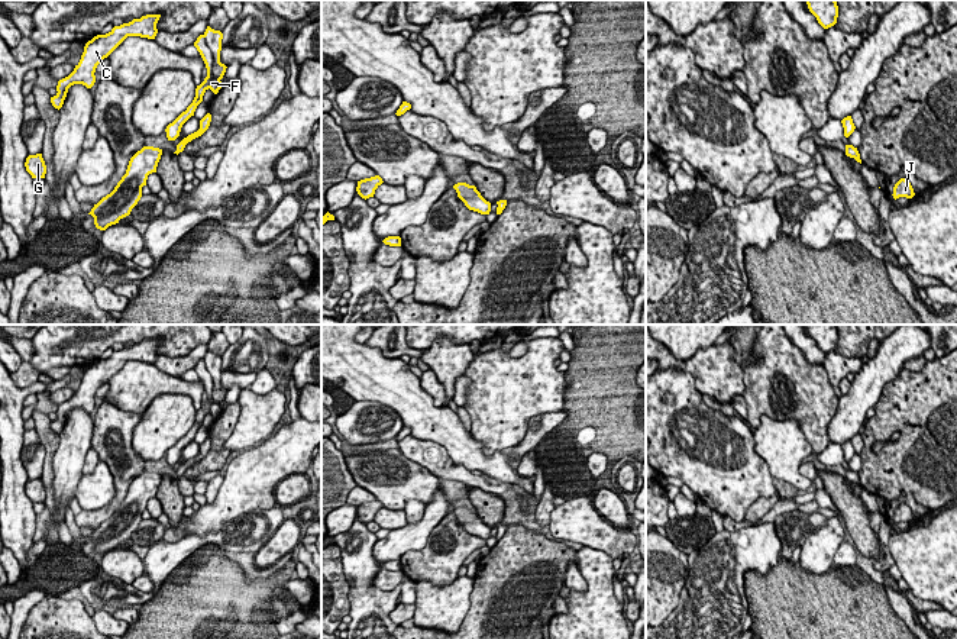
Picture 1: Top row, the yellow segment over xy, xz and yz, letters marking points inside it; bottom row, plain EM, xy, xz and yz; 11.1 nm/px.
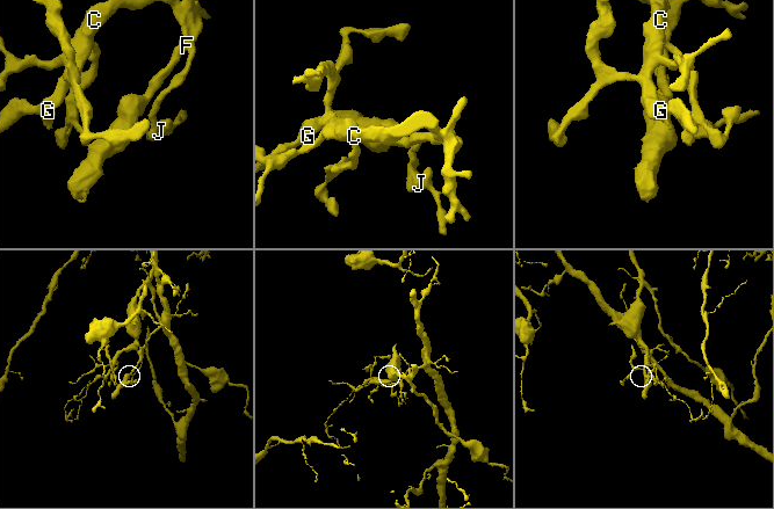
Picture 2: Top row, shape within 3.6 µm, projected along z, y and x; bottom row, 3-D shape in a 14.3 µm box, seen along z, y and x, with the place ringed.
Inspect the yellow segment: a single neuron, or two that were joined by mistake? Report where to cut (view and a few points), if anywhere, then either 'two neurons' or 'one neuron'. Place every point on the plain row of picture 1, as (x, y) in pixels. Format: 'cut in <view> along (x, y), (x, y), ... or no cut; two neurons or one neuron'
cut in xy along (203, 360), (212, 378), (210, 399); two neurons

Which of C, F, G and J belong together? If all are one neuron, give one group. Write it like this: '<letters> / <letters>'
C F G / J

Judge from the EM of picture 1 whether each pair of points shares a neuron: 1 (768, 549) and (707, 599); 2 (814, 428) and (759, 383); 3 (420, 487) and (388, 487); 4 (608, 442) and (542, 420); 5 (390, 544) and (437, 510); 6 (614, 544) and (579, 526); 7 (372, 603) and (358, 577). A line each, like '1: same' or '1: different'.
1: same
2: same
3: same
4: different
5: same
6: same
7: same

